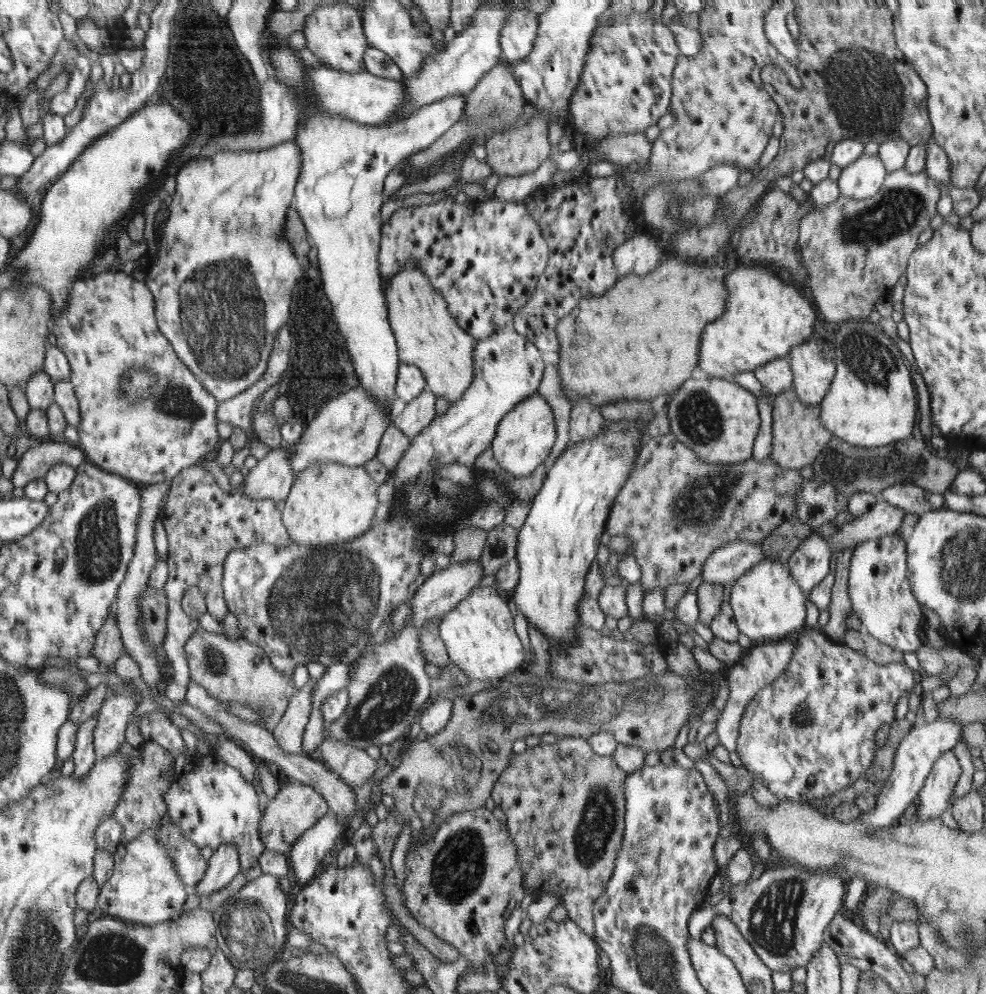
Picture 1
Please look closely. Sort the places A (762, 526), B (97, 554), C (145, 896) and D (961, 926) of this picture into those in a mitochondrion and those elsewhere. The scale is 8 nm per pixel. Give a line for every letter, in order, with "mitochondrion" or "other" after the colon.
A: other
B: mitochondrion
C: other
D: mitochondrion

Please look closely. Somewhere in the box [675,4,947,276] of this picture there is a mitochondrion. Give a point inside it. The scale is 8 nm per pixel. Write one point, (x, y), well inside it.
(866, 93)

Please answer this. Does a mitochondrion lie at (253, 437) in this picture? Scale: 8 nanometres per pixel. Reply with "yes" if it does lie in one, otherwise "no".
no

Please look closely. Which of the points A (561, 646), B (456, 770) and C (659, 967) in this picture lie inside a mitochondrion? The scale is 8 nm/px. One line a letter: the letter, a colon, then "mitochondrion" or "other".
A: other
B: mitochondrion
C: mitochondrion

